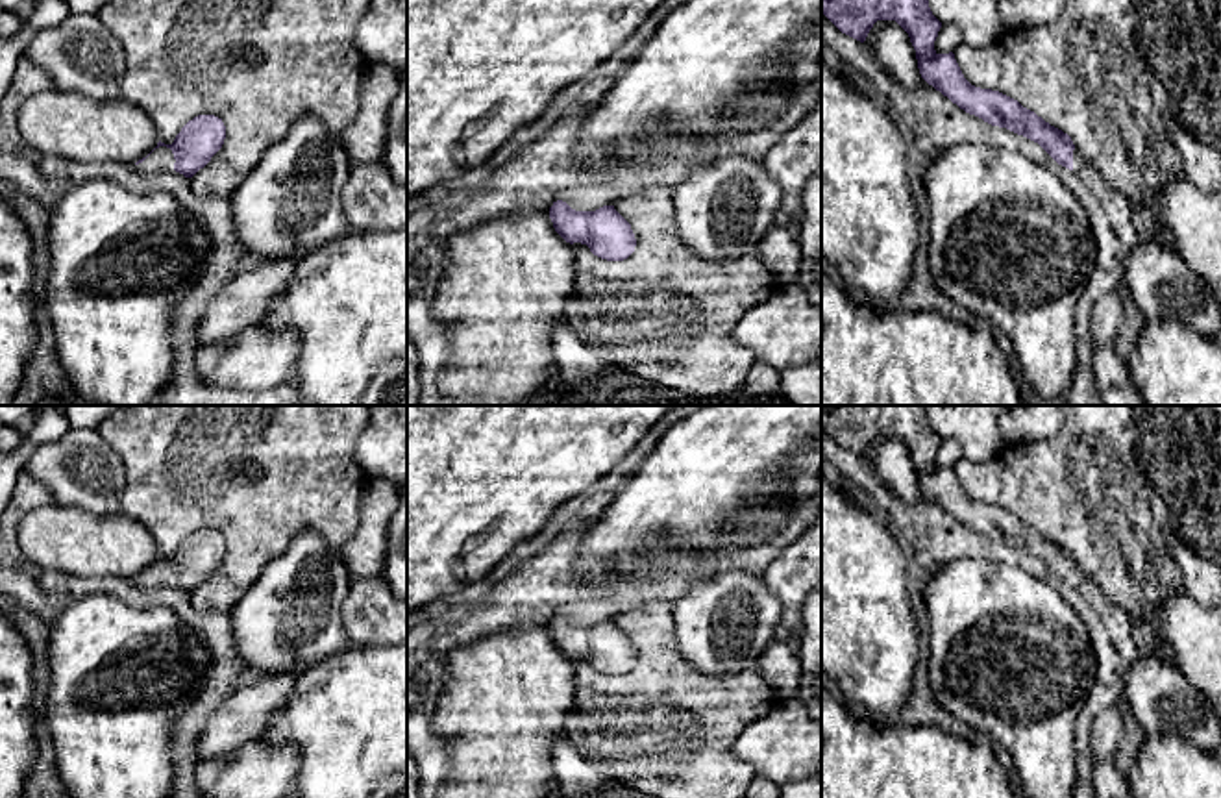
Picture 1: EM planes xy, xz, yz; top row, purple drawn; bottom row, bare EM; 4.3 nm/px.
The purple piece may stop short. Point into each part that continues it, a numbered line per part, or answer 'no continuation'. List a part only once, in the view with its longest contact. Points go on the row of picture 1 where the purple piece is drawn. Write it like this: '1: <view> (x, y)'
1: xy (161, 160)

